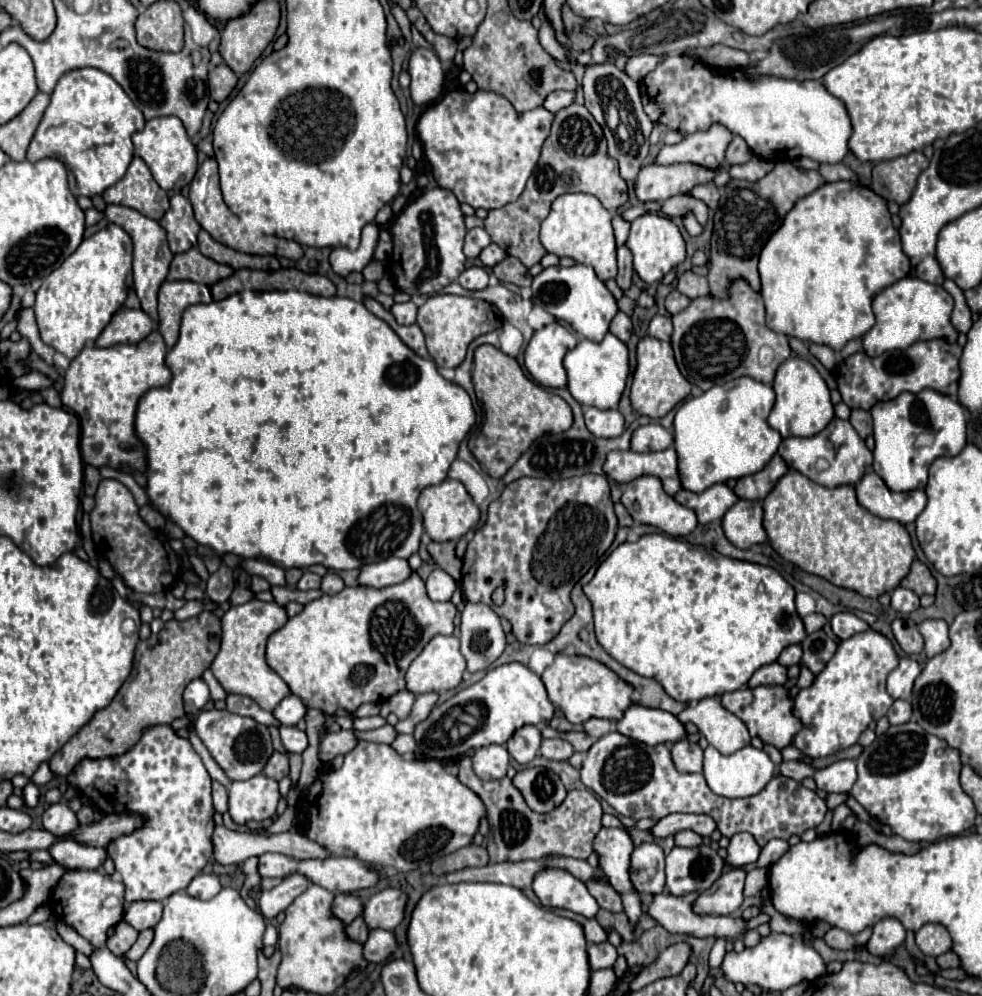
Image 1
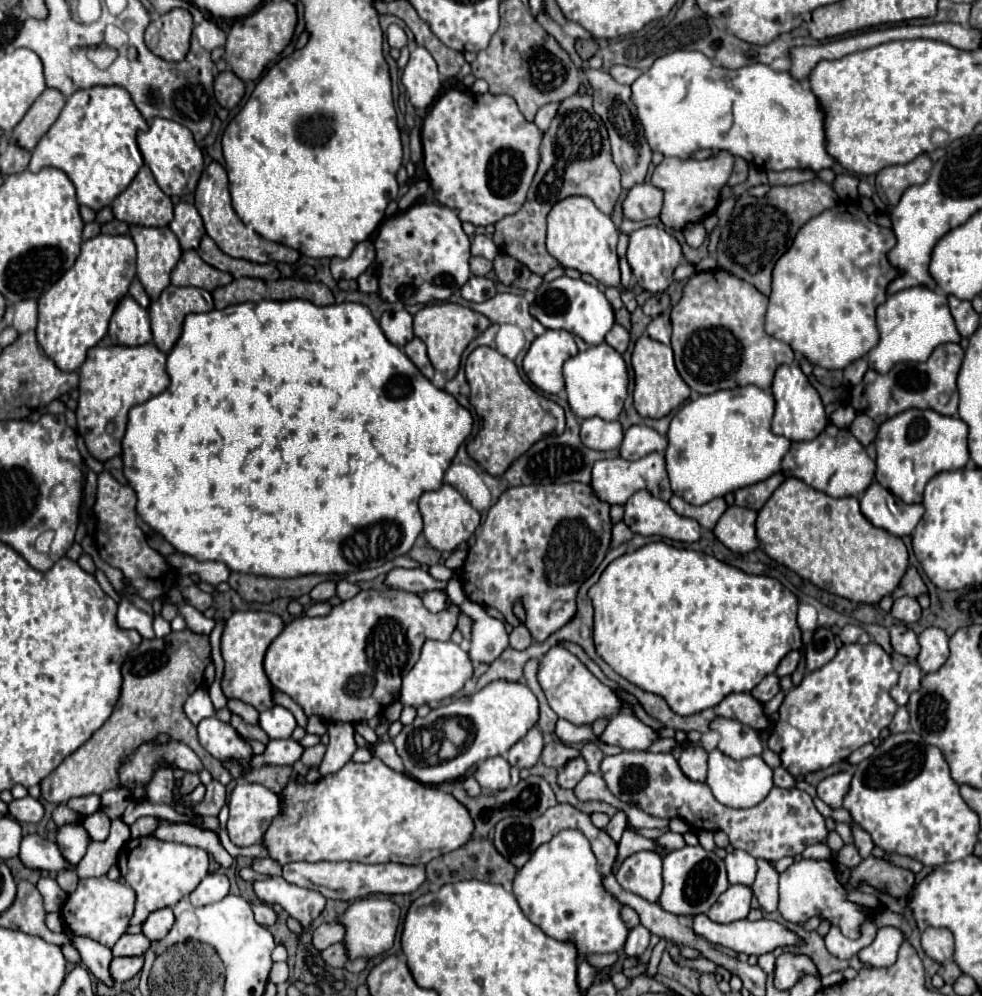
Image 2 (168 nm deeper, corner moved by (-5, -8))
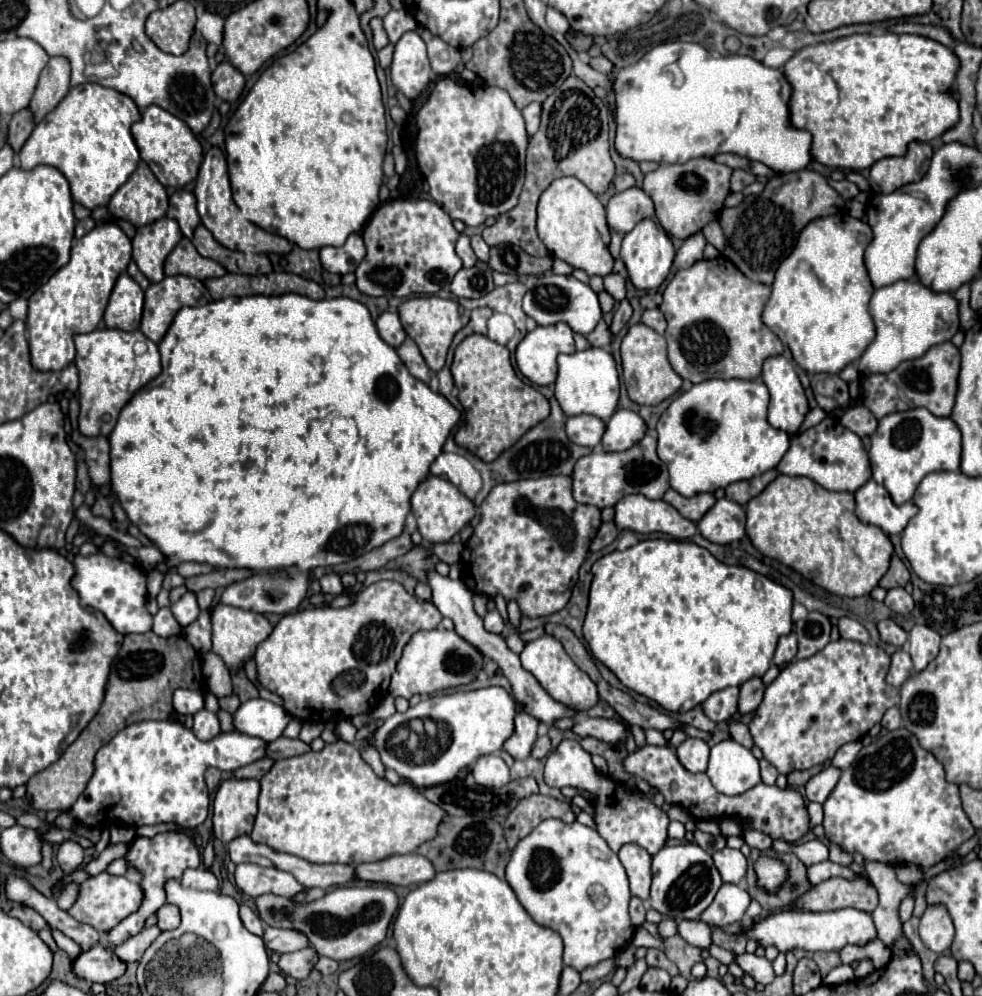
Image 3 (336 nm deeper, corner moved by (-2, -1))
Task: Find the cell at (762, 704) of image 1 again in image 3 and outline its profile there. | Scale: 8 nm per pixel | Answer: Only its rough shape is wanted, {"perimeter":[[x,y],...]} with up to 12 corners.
{"perimeter":[[738,687],[712,693],[704,713],[714,721],[728,721],[738,713]]}

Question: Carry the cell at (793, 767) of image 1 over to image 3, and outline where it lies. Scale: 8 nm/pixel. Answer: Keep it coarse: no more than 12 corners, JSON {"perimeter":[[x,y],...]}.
{"perimeter":[[766,759],[760,761],[762,783],[774,785],[778,771]]}

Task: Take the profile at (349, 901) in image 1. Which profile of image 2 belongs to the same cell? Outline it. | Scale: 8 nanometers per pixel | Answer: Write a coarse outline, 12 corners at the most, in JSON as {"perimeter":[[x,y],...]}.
{"perimeter":[[335,922],[311,932],[309,946],[323,950],[343,940],[343,928]]}

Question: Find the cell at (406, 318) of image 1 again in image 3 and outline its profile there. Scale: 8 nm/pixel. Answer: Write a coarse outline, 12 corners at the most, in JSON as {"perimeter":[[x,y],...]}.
{"perimeter":[[384,311],[376,319],[380,337],[392,347],[406,339],[400,315]]}

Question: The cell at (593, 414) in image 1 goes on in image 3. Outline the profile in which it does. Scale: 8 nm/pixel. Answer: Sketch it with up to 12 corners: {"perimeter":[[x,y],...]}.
{"perimeter":[[568,417],[568,439],[596,447],[606,423],[600,417]]}

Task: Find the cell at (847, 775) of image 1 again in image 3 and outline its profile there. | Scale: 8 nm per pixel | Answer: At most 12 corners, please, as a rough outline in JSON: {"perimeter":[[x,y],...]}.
{"perimeter":[[826,767],[806,783],[808,801],[824,803],[842,771]]}

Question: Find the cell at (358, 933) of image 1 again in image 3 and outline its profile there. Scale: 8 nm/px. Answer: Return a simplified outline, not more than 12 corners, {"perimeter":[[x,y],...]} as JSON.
{"perimeter":[[312,947],[284,953],[282,973],[306,979],[318,961]]}

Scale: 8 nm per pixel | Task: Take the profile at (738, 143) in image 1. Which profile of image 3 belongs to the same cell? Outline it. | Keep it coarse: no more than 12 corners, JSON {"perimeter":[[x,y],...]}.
{"perimeter":[[734,169],[730,189],[742,191],[756,177],[744,169]]}

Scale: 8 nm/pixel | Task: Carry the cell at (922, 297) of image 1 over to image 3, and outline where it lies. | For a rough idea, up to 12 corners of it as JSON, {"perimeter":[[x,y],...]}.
{"perimeter":[[918,279],[876,289],[876,339],[858,361],[888,373],[958,331],[958,303]]}

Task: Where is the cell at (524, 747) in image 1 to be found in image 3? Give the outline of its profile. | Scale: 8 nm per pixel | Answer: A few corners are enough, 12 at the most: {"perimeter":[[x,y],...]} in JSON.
{"perimeter":[[520,711],[504,743],[514,759],[530,757],[538,721]]}

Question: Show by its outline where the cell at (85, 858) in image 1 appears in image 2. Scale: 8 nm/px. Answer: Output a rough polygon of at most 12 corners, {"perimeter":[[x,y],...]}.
{"perimeter":[[23,836],[19,860],[31,870],[69,868],[57,844]]}

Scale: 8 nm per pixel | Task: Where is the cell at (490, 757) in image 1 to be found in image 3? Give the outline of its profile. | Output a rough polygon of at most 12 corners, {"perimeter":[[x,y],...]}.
{"perimeter":[[500,755],[480,757],[472,767],[476,783],[500,787],[510,781]]}

